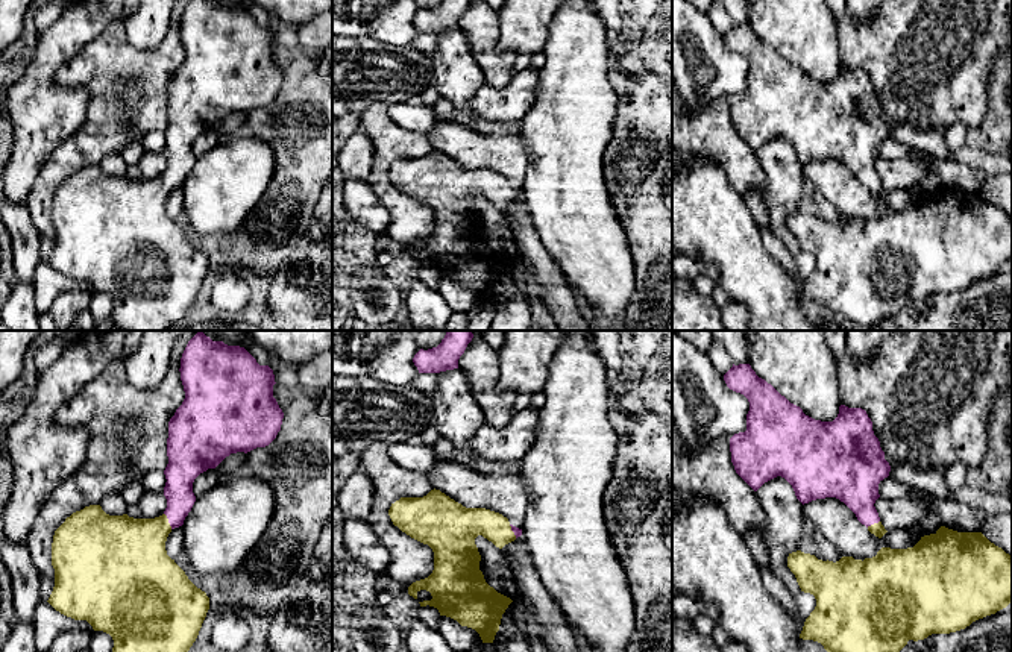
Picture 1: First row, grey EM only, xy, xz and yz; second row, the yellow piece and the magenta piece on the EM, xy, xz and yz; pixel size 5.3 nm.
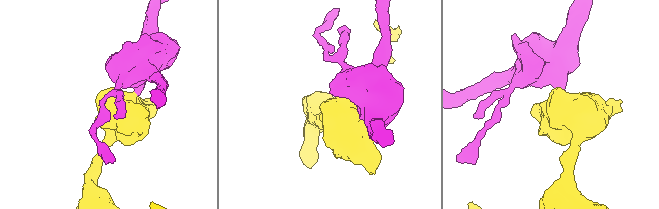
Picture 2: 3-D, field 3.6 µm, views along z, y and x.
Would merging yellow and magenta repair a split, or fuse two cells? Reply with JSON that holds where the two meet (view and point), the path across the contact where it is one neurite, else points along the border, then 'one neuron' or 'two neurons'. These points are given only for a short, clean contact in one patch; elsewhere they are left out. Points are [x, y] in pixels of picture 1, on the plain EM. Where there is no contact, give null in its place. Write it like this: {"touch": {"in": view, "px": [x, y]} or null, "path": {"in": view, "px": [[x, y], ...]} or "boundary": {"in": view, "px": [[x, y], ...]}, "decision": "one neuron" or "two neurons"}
{"touch": {"in": "xy", "px": [167, 181]}, "path": {"in": "xy", "px": [[131, 211], [167, 181], [179, 164], [179, 135]]}, "decision": "one neuron"}

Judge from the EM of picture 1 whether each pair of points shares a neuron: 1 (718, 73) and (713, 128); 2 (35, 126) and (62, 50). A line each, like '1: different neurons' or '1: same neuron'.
1: different neurons
2: same neuron

